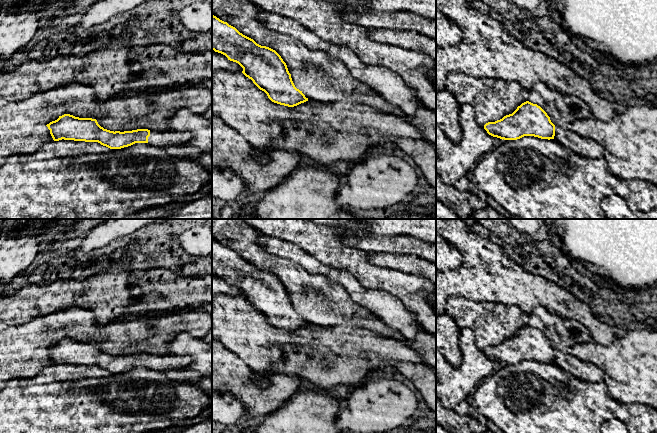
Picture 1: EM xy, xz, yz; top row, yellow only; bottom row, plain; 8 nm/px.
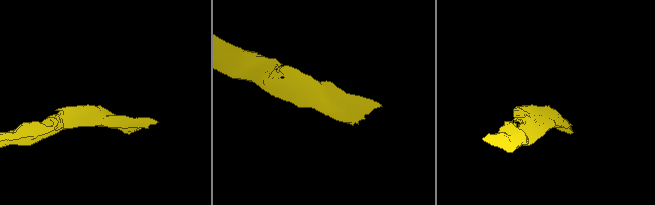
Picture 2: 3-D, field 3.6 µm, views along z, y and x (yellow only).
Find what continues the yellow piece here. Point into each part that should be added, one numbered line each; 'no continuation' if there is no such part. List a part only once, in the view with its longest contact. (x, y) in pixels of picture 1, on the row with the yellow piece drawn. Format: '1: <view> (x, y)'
1: xy (162, 139)

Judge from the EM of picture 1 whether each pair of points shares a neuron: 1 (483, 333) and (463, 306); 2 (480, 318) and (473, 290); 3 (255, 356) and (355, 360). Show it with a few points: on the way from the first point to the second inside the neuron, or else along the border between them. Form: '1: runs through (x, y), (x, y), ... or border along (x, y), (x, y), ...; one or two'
1: runs through (483, 326), (470, 313); one
2: border along (453, 295), (459, 295), (475, 301), (499, 303); two
3: runs through (280, 362), (305, 365), (312, 372), (330, 372); one

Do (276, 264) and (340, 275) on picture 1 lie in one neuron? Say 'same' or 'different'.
different

